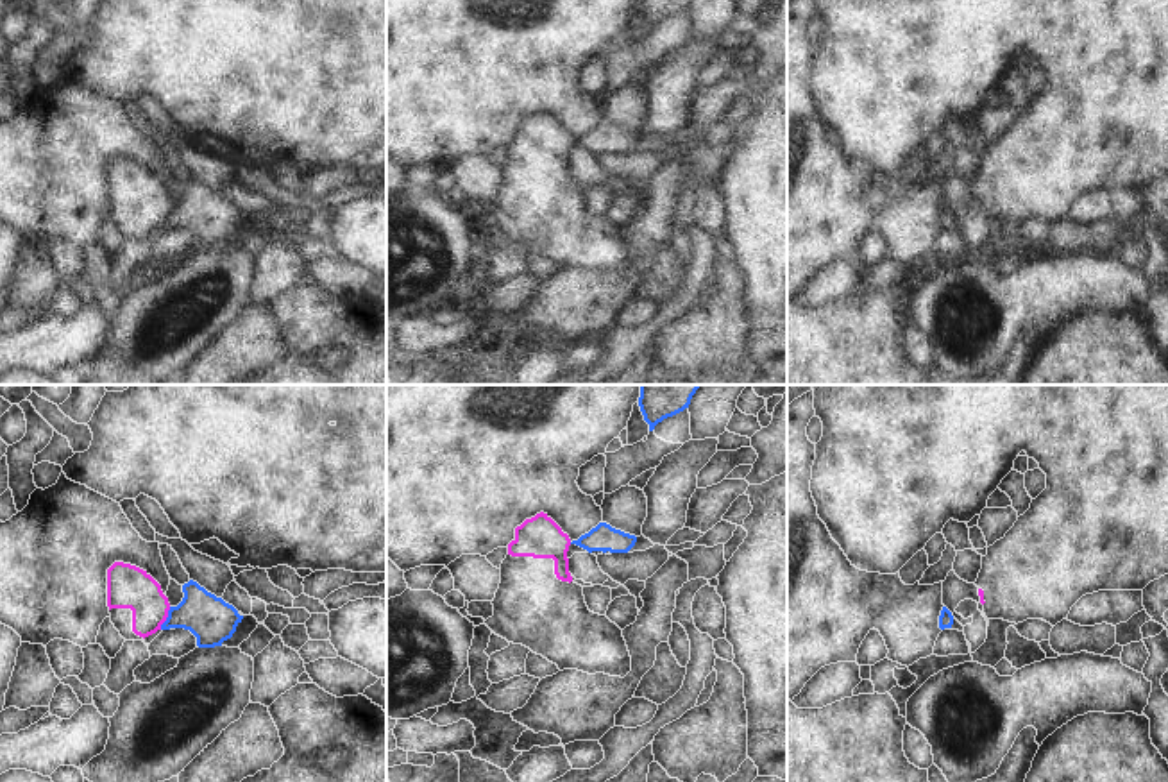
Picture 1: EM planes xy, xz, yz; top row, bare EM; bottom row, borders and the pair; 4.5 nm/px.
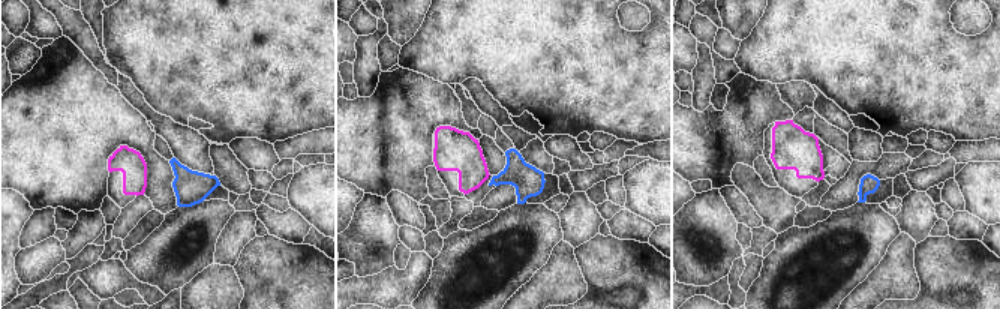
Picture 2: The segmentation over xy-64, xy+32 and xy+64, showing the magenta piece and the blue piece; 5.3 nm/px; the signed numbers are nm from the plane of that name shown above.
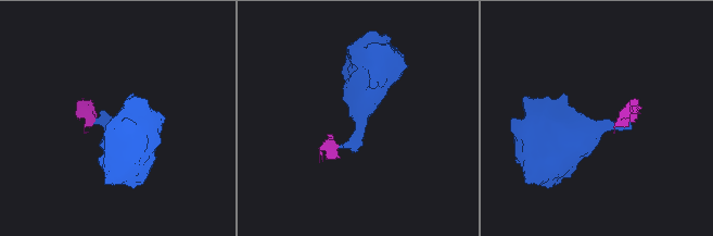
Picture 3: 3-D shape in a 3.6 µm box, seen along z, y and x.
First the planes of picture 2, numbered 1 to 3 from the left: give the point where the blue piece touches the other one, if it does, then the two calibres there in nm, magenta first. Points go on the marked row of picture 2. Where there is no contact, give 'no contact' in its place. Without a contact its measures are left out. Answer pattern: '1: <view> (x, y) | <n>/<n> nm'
1: no contact
2: no contact
3: no contact

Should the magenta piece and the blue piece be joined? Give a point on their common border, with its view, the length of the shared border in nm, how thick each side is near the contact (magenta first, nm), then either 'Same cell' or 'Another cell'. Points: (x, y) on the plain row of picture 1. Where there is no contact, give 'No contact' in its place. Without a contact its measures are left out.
Touches magenta at xy (165, 217). Shared border 120 nm. Thickness 190 nm (magenta) against 200 nm. Another cell

